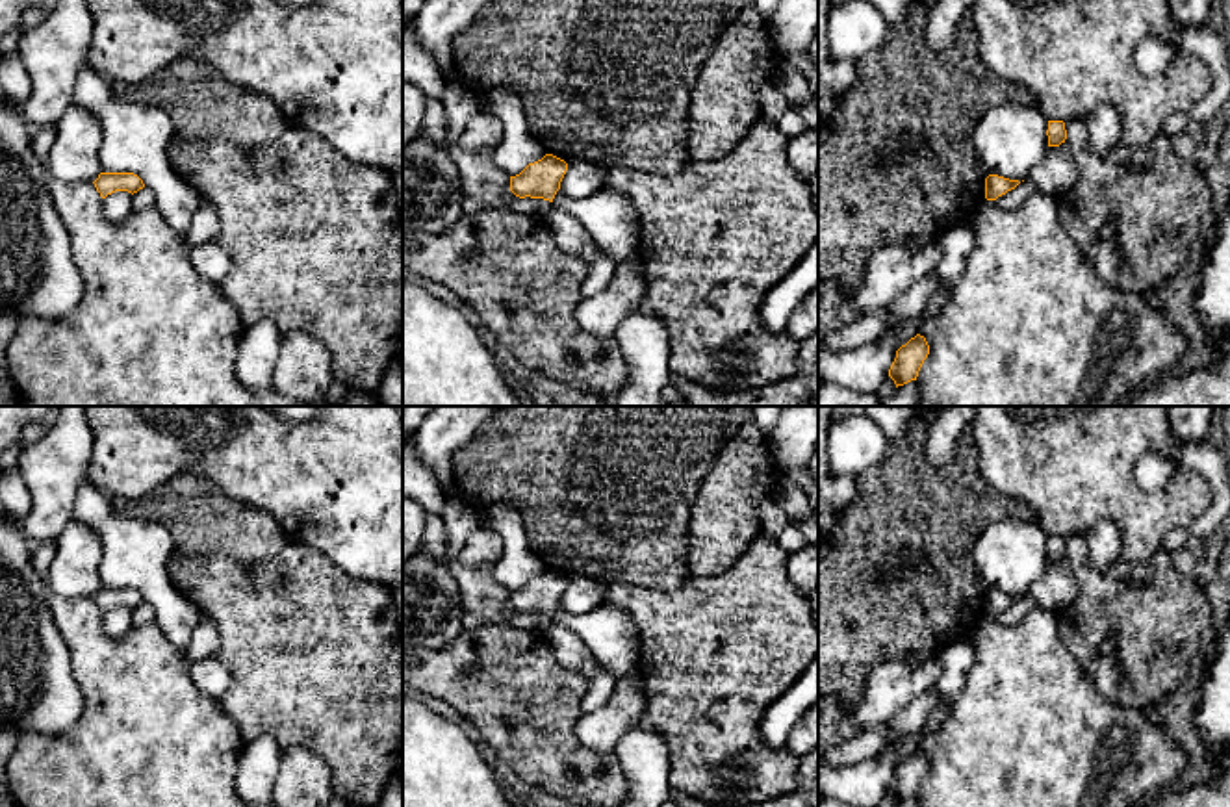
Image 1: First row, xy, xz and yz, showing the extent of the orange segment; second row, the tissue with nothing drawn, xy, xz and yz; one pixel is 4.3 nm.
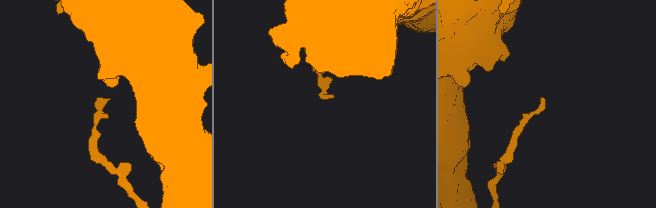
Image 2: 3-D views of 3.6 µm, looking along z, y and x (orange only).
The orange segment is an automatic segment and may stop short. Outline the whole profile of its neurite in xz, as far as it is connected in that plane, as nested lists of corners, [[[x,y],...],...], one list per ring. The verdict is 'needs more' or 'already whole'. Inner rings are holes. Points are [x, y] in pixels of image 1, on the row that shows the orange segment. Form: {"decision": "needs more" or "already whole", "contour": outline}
{"decision": "already whole", "contour": [[[545,154],[519,174],[510,176],[510,191],[519,199],[531,197],[553,202],[566,171],[568,163],[564,160]]]}

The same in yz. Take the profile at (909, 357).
{"decision": "already whole", "contour": [[[916,334],[905,345],[896,351],[896,358],[889,369],[889,377],[896,388],[911,380],[916,380],[924,360],[929,354],[929,345],[924,336]]]}

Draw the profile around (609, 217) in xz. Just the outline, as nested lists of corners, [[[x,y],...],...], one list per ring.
[[[603,189],[586,199],[570,199],[557,191],[553,206],[577,217],[597,250],[618,265],[638,256],[638,213],[625,195]]]

